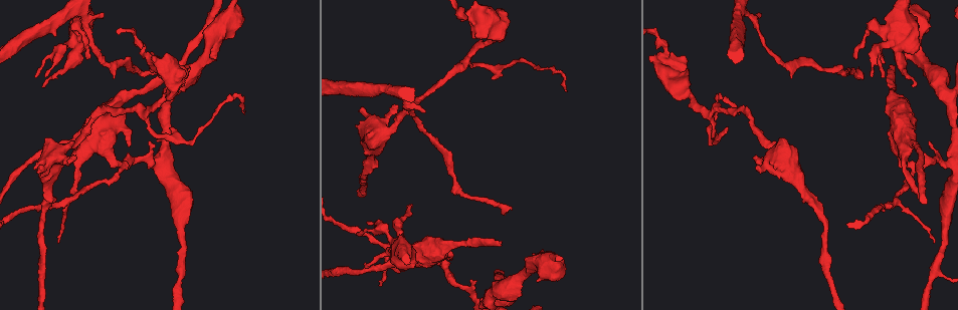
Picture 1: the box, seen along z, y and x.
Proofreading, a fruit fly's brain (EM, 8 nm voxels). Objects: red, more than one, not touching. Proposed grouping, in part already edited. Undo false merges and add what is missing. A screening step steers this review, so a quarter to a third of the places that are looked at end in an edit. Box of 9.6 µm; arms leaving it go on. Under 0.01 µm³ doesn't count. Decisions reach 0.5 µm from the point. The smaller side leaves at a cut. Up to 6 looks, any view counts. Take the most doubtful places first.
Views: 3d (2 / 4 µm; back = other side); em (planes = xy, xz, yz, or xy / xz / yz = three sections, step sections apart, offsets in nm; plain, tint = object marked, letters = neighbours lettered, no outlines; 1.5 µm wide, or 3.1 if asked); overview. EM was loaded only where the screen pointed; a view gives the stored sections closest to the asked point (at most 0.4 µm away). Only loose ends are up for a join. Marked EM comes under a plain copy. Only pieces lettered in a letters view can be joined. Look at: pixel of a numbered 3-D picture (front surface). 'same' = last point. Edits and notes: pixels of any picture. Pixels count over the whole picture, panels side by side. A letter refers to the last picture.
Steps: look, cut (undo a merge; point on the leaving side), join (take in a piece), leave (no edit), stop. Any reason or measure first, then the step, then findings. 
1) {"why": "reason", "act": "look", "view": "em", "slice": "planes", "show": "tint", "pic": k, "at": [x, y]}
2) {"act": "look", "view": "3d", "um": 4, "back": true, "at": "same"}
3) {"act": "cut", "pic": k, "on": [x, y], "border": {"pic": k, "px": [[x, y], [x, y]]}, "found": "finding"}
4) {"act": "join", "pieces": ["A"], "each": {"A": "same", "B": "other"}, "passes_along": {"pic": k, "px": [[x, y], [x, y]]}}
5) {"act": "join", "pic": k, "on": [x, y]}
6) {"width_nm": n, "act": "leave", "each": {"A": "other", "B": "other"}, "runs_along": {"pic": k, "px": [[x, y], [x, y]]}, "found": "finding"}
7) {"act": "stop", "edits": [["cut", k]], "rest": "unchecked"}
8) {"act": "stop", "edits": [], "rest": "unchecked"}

{"why": "three-way junction", "act": "look", "view": "em", "slice": "planes", "show": "letters", "pic": 1, "at": [120, 166]}

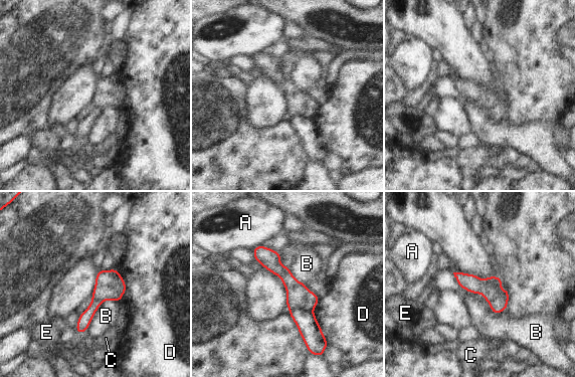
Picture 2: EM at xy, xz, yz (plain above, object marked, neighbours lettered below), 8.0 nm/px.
{"act": "cut", "pic": 2, "on": [299, 296], "each": {"A": "other", "B": "other", "C": "other", "D": "other", "E": "other"}, "part_leaving": {"pic": 2, "px": [[257, 248], [288, 278], [310, 308]]}, "found": "a second neuron is stuck on"}

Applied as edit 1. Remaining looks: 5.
{"act": "look", "view": "overview"}

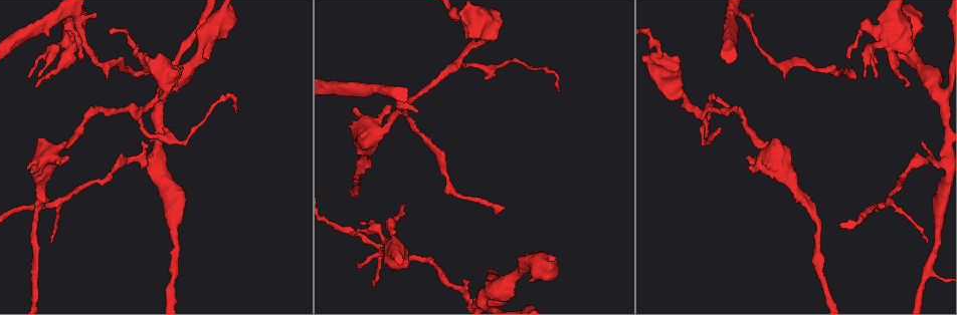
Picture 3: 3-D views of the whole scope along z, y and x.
{"why": "calibre changes", "act": "look", "view": "3d", "um": 2, "back": true, "pic": 3, "at": [457, 15]}

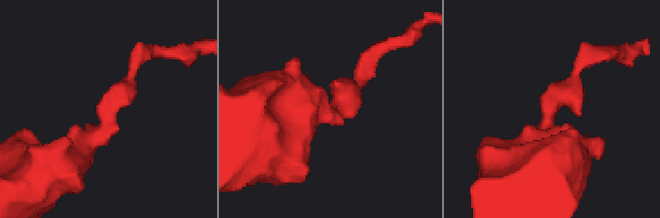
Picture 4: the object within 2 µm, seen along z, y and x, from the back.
{"act": "look", "view": "em", "slice": "planes", "show": "letters", "pic": 4, "at": [108, 121]}

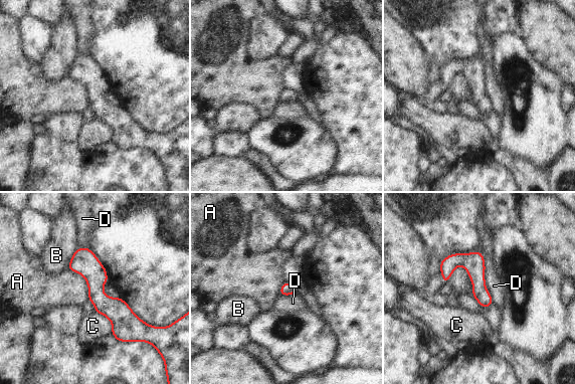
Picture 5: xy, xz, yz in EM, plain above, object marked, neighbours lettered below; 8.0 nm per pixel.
{"act": "leave", "each": {"A": "other", "B": "other", "C": "other", "D": "other"}, "border": {"pic": 5, "px": [[481, 252], [485, 284], [493, 303]]}, "found": "all the same neuron"}

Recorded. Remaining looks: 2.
{"why": "free end", "act": "look", "view": "em", "slice": "planes", "show": "letters", "pic": 3, "at": [404, 206]}

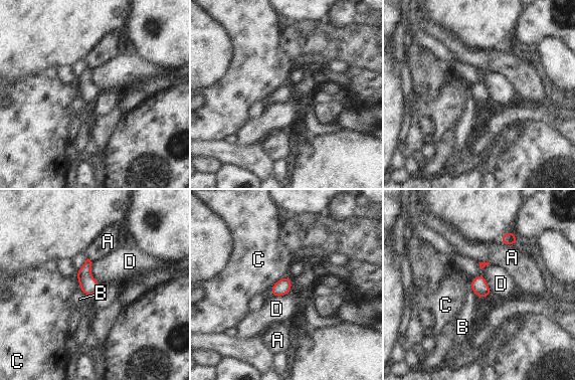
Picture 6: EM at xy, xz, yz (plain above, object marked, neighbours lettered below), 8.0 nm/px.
{"width_nm": 90, "act": "leave", "each": {"A": "other", "B": "other", "C": "other", "D": "other"}, "found": "no lettered piece goes on from it"}

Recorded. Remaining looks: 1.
{"act": "stop", "edits": [["cut", 2]], "rest": "unchecked"}

